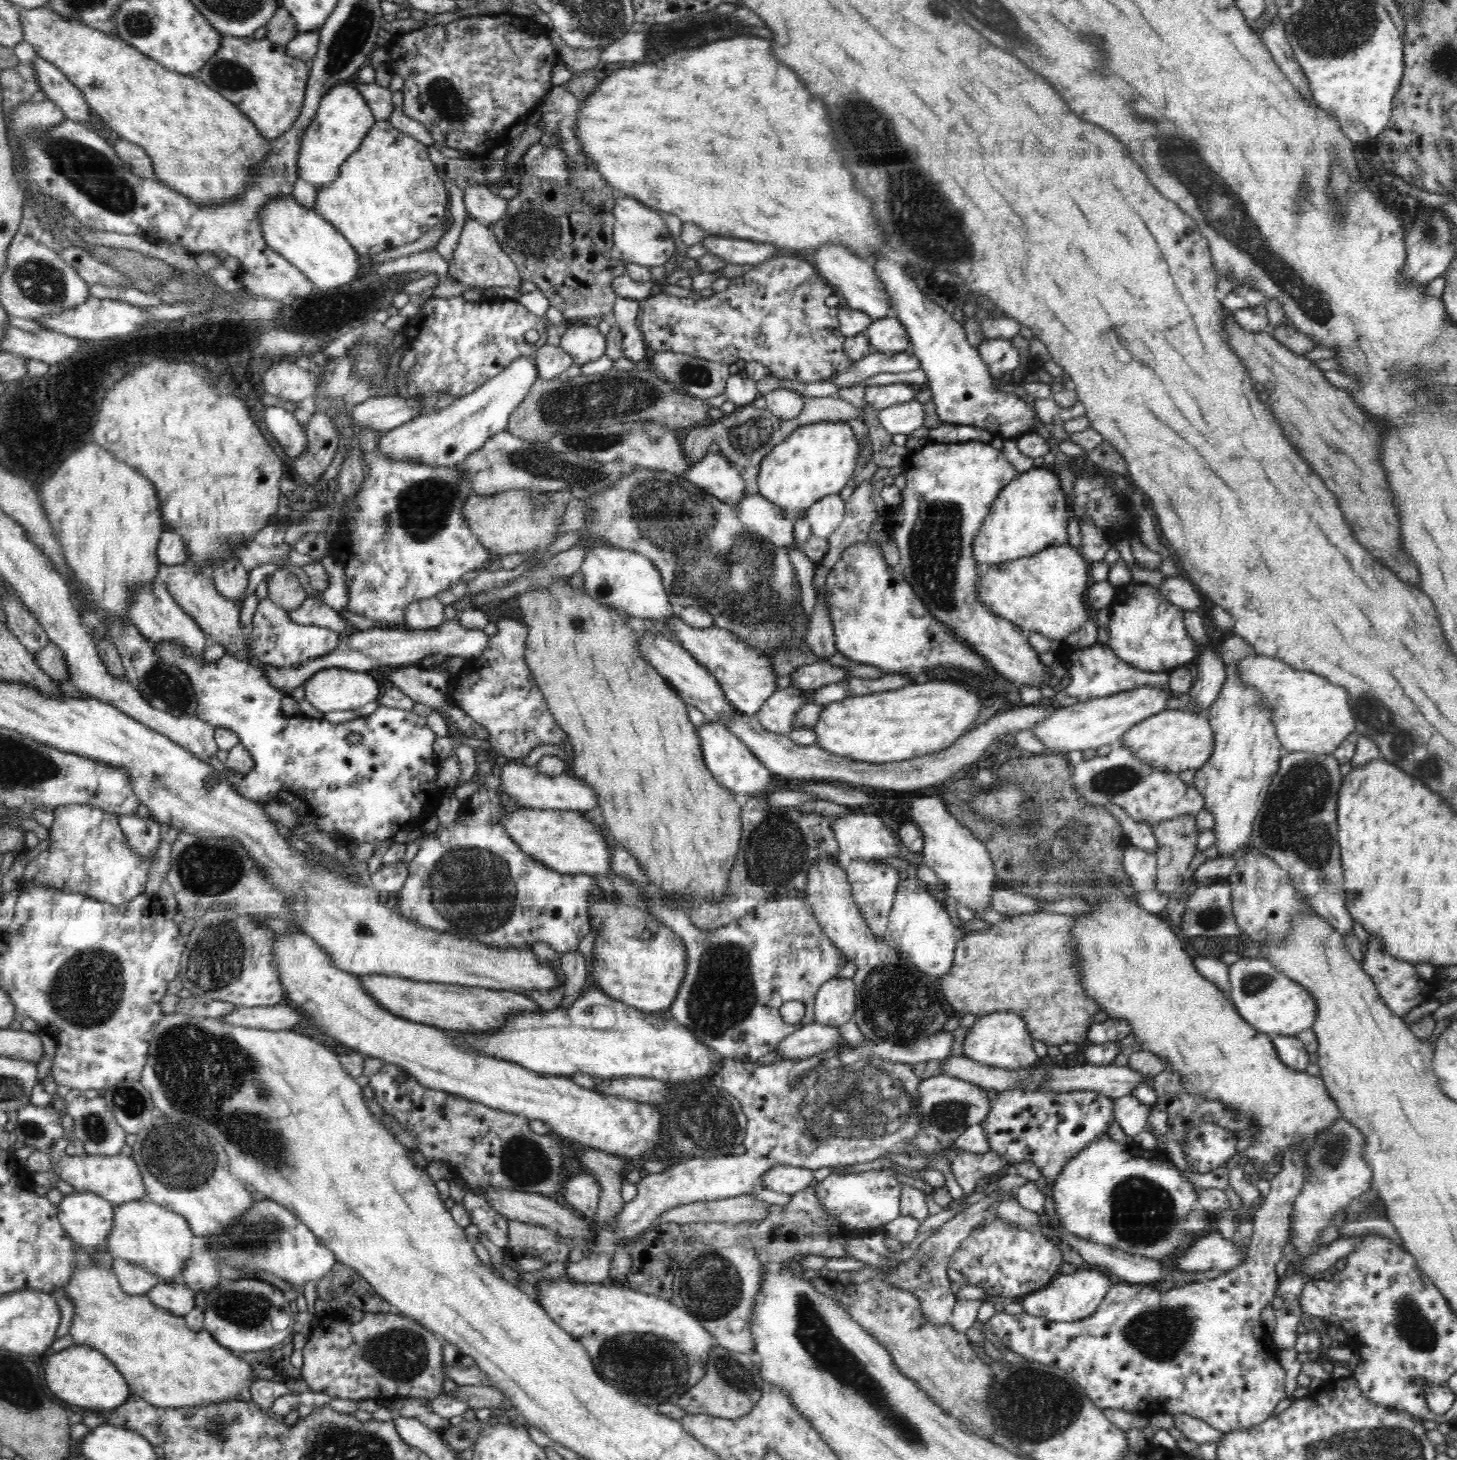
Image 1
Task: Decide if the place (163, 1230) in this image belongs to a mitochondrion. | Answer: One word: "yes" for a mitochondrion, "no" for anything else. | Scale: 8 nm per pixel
no

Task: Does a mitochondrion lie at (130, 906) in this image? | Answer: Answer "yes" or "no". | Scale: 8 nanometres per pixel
no

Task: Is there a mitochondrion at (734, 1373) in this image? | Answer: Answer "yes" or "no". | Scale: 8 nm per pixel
yes

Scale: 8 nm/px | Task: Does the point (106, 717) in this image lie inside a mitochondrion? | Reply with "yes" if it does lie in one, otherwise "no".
no

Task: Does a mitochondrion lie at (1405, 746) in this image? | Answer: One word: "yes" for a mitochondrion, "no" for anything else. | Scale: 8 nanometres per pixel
yes

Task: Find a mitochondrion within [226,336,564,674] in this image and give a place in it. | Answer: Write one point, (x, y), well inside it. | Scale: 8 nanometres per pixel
(423, 508)

